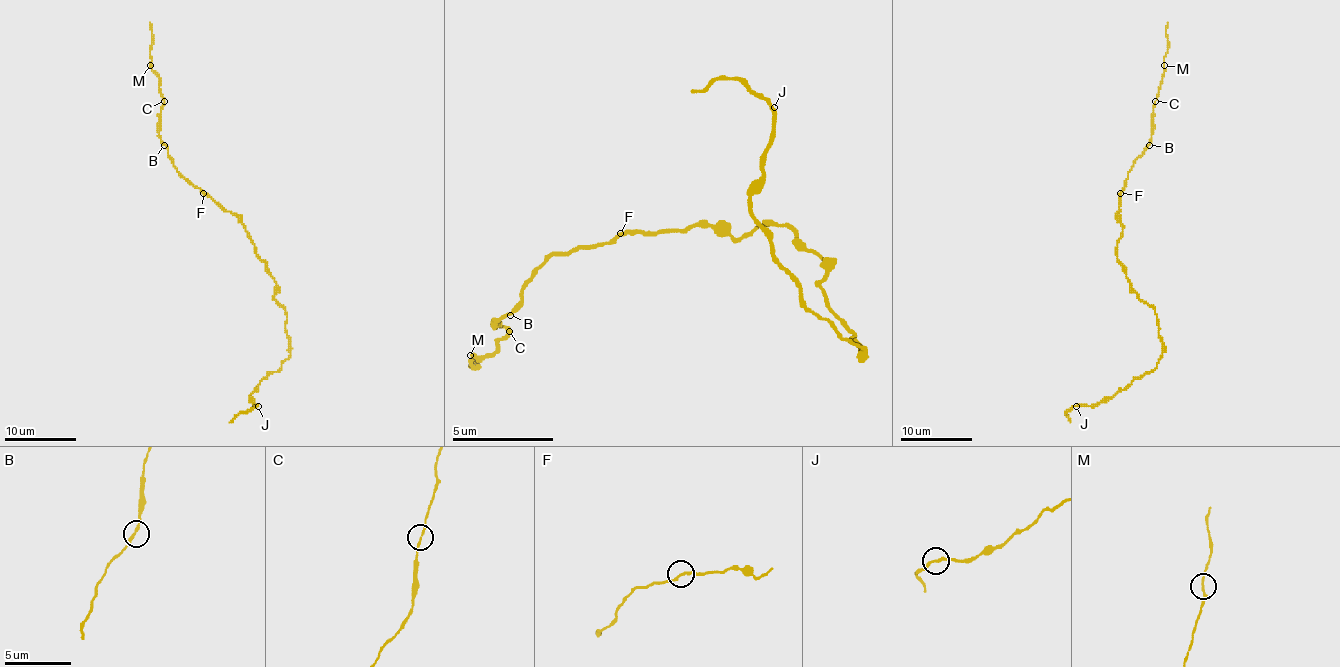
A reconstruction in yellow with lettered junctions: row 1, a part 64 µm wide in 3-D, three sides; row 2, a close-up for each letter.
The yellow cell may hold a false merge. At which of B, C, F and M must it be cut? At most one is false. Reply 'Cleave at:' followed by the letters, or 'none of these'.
Cleave at: none of these

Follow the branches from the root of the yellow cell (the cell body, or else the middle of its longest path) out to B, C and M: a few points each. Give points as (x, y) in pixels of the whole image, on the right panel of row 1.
B: (1117, 253), (1122, 231), (1117, 213), (1121, 191), (1133, 163), (1149, 145)
C: (1117, 253), (1122, 231), (1117, 213), (1121, 191), (1133, 163), (1151, 139), (1155, 101)
M: (1117, 253), (1122, 231), (1117, 213), (1121, 191), (1133, 163), (1151, 139), (1151, 114), (1164, 65)

